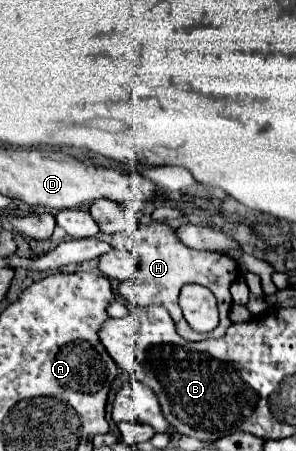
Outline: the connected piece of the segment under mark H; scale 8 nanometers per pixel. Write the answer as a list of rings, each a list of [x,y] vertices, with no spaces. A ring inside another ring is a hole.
[[[150,223],[150,225],[138,225],[138,229],[128,235],[126,239],[128,251],[136,257],[138,265],[136,265],[136,273],[120,283],[118,291],[120,295],[126,299],[128,305],[138,305],[138,307],[148,307],[148,305],[162,305],[168,309],[170,317],[174,319],[176,331],[180,333],[180,337],[184,337],[186,341],[204,341],[210,337],[222,337],[226,333],[226,329],[232,325],[232,321],[228,319],[228,311],[232,305],[230,299],[230,291],[228,287],[232,285],[234,279],[238,279],[238,265],[232,257],[224,255],[224,253],[214,253],[214,251],[194,251],[188,249],[186,245],[180,243],[180,239],[176,237],[174,229],[170,229],[166,223]],[[188,283],[198,283],[208,287],[216,301],[218,301],[218,309],[220,309],[220,325],[210,331],[210,333],[196,333],[190,329],[190,325],[186,323],[180,305],[178,305],[178,293],[182,289],[182,285]]]

